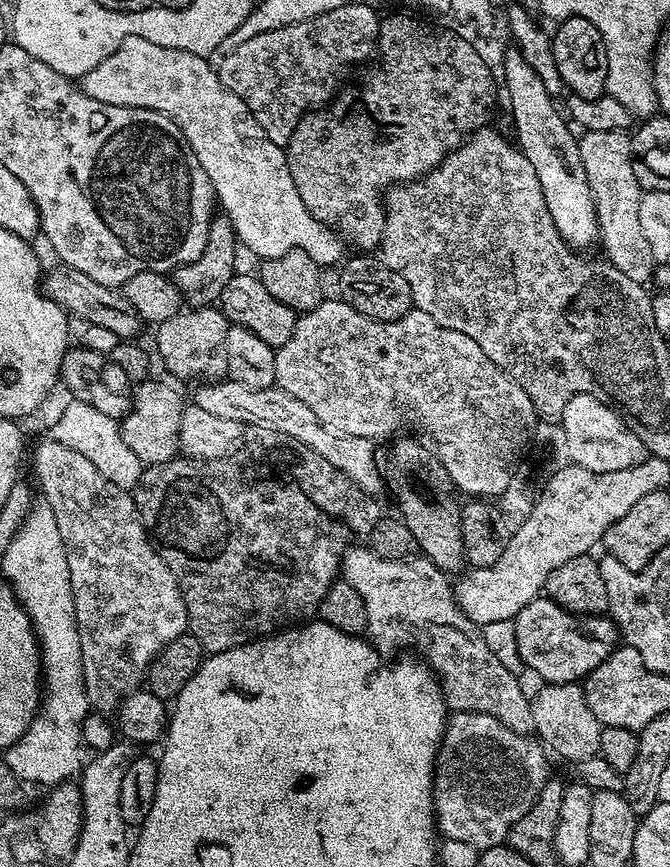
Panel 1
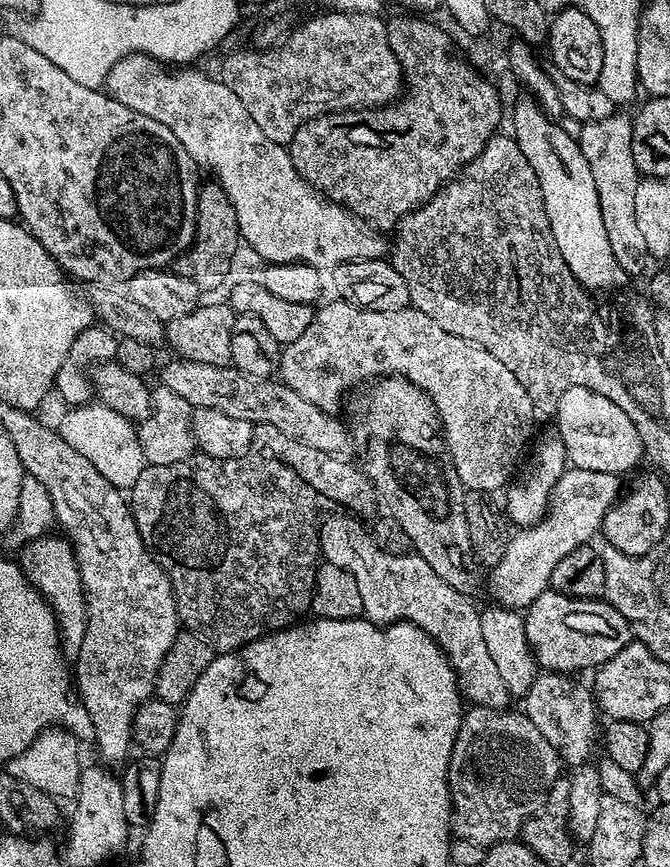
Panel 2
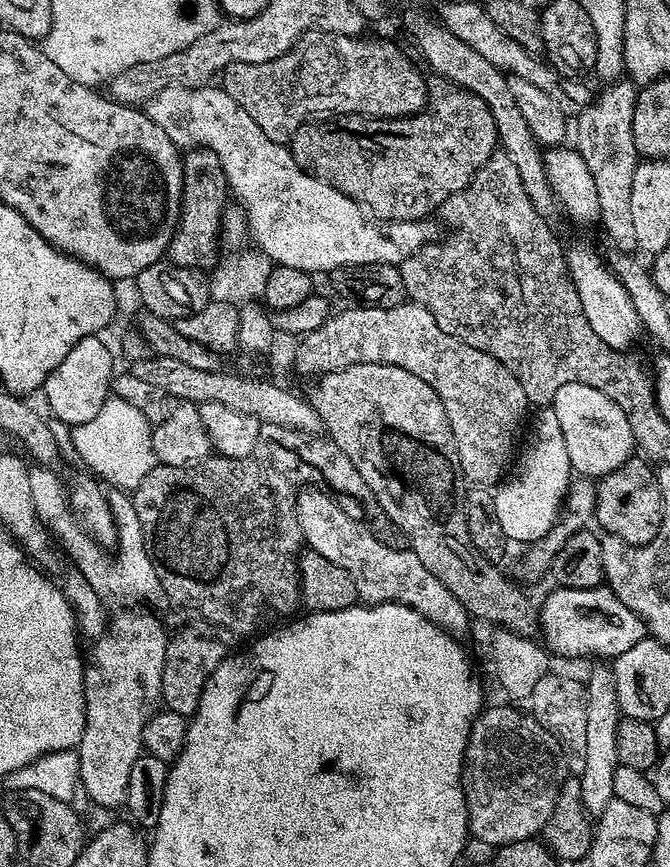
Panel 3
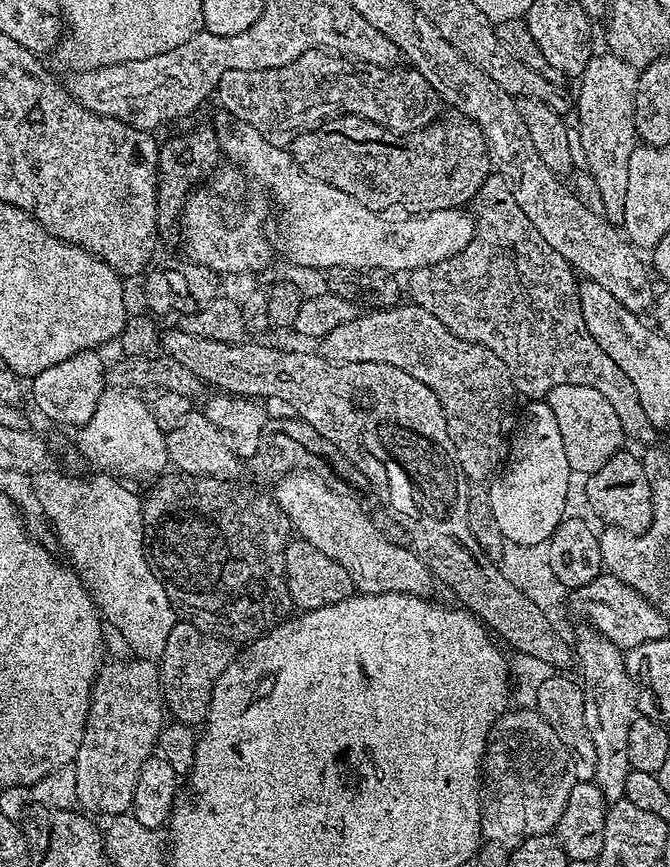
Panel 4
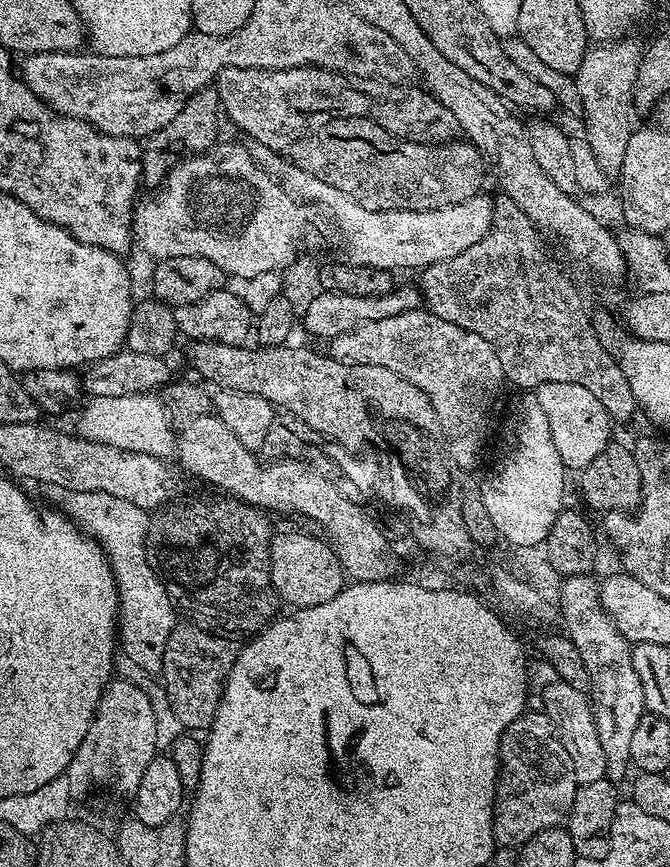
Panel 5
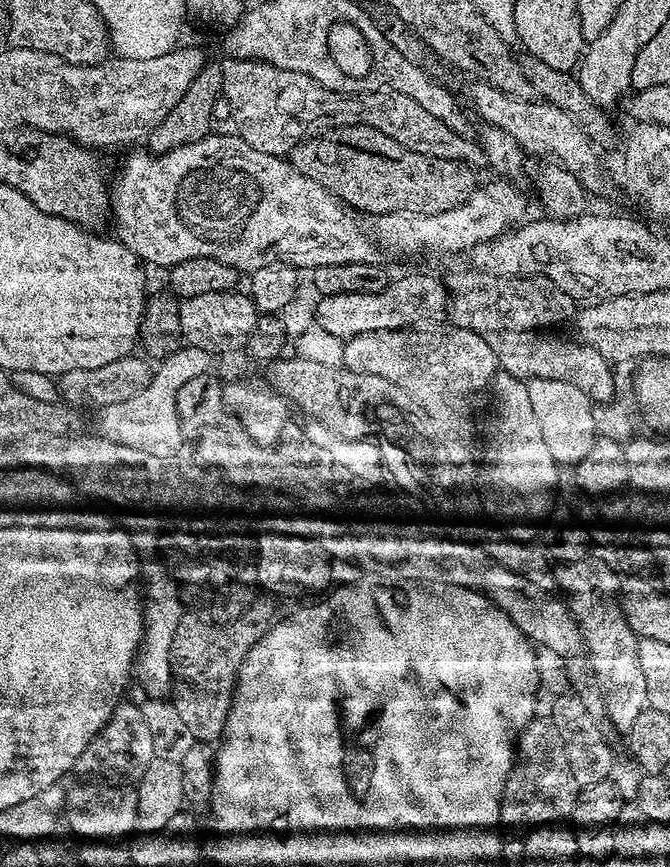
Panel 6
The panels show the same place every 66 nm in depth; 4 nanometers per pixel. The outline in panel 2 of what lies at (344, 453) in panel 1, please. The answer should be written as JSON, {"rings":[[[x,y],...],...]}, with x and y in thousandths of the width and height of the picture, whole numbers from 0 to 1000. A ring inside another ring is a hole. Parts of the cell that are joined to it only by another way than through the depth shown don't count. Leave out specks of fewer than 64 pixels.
{"rings":[[[270,415],[257,416],[240,423],[237,442],[243,446],[260,450],[266,459],[278,459],[288,471],[318,471],[331,473],[331,478],[343,478],[343,482],[370,484],[378,491],[401,489],[407,494],[421,496],[421,501],[433,501],[445,510],[457,514],[469,514],[469,519],[481,519],[494,526],[518,522],[522,503],[510,490],[501,486],[503,481],[493,475],[484,475],[469,464],[457,464],[451,454],[439,454],[433,445],[427,445],[416,437],[401,436],[382,438],[376,434],[363,434],[354,424],[345,422],[327,424],[304,418]]]}

